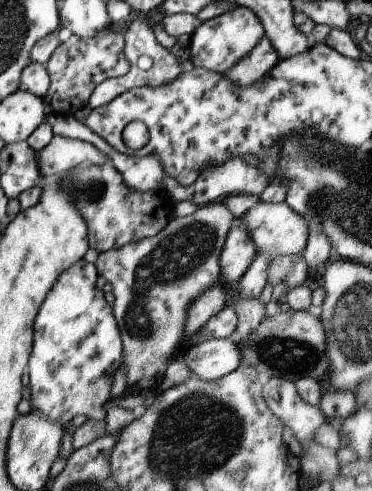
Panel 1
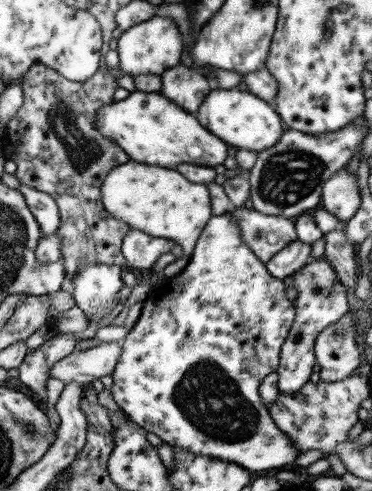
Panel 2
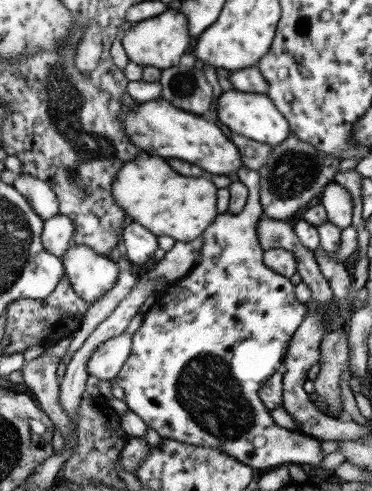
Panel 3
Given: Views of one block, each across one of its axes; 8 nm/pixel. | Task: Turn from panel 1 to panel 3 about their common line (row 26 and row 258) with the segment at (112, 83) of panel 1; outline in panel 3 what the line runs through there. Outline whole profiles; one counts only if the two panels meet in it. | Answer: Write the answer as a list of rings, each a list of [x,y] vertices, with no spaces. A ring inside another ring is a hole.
[[[127,222],[123,228],[123,254],[133,264],[143,264],[149,258],[153,258],[153,252],[157,250],[157,236],[147,232],[137,222]]]

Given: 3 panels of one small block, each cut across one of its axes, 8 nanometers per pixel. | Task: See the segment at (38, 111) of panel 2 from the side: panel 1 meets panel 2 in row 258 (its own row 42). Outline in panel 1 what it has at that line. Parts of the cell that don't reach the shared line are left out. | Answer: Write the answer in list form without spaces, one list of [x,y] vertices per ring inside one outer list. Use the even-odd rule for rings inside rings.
[[[113,28],[103,34],[99,34],[93,40],[83,40],[79,36],[69,36],[63,44],[59,44],[49,62],[45,64],[49,74],[49,90],[41,98],[43,106],[49,114],[61,114],[61,116],[73,116],[77,110],[87,106],[91,92],[103,82],[111,78],[121,78],[129,72],[129,62],[125,58],[125,38],[123,32]]]

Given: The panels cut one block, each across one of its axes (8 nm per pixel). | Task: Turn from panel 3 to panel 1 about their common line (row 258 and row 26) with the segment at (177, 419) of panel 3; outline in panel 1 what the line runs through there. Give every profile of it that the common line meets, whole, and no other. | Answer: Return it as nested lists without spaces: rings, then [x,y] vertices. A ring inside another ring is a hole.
[[[243,6],[229,8],[225,14],[205,20],[203,24],[195,28],[195,32],[189,36],[189,42],[187,42],[189,60],[193,68],[203,68],[203,70],[223,76],[229,68],[233,68],[243,58],[247,58],[251,50],[261,42],[263,36],[265,36],[263,24],[249,8],[243,8]]]

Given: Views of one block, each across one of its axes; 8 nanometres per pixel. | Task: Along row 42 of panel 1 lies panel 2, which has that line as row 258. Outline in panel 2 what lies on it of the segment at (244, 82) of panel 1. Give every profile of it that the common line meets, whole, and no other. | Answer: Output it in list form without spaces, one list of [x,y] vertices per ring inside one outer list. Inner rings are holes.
[[[249,206],[231,208],[225,214],[231,214],[237,220],[243,244],[247,244],[263,264],[267,264],[287,244],[297,240],[295,224],[283,216],[265,216]]]

